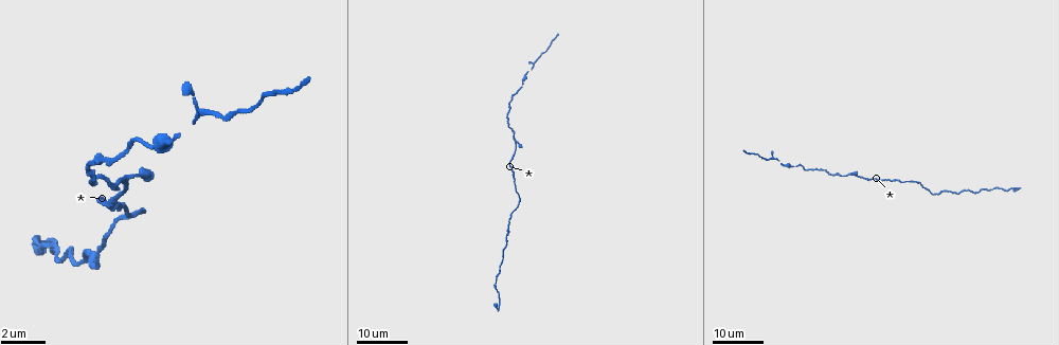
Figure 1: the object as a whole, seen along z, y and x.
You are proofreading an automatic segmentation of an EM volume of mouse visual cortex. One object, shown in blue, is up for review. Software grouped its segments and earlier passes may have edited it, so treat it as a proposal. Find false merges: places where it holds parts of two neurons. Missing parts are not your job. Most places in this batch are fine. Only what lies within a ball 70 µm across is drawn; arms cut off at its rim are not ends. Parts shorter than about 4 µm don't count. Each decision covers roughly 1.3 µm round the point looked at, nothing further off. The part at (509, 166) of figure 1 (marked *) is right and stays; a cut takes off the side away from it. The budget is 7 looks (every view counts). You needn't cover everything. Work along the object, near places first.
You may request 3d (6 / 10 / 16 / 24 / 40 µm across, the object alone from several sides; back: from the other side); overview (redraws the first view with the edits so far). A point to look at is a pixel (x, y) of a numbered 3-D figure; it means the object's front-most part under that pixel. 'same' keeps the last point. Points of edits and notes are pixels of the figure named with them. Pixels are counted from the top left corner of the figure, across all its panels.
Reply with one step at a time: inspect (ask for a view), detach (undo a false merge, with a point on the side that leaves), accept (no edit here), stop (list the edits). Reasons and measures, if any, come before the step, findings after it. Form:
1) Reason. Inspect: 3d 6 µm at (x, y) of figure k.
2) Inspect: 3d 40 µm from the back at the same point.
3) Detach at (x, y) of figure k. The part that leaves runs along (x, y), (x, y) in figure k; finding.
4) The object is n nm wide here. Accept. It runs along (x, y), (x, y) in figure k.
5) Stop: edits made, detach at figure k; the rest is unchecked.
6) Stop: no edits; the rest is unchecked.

Inspect: 3d 24 µm at (525, 73) of figure 1.

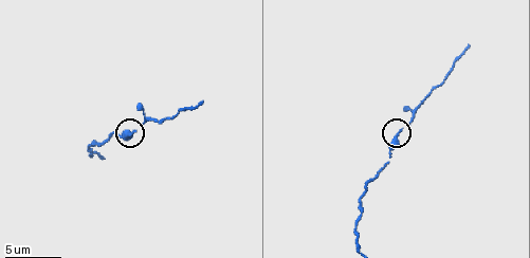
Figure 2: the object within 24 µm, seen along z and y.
Closer look. Inspect: 3d 10 µm at (129, 136) of figure 2.

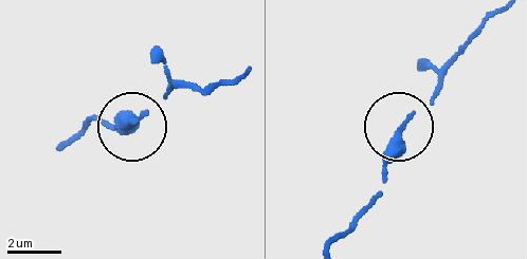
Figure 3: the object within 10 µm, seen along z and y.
Accept. It runs along (59, 143), (91, 123), (119, 129), (171, 84) in figure 3; all the same neuron.

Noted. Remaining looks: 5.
Thin neck. Inspect: 3d 24 µm at (123, 190) of figure 1.

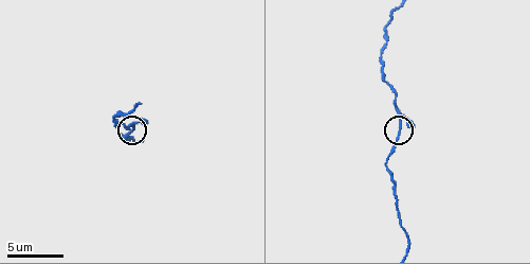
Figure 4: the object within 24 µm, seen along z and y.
Closer look. Inspect: 3d 6 µm at (133, 132) of figure 4.

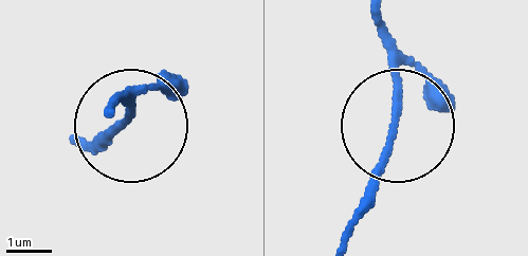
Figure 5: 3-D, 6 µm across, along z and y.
Accept. All the same neuron.

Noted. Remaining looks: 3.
Thick turns thin. Inspect: 3d 6 µm at (395, 189) of figure 4.

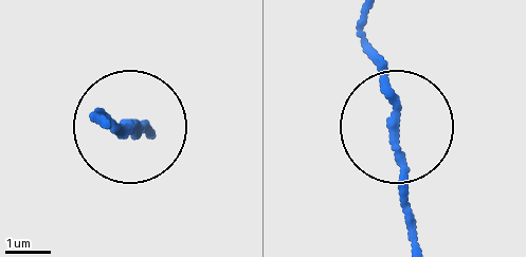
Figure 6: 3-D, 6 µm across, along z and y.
Inspect: 3d 6 µm from the back at (391, 132) of figure 6.

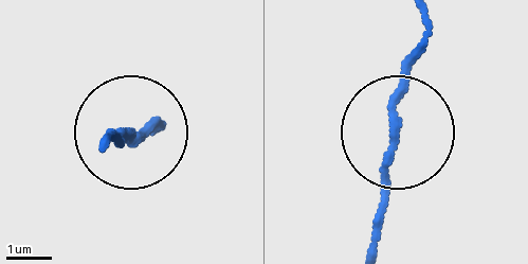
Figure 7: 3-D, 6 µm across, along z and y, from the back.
Accept. It runs along (418, 57), (376, 247) in figure 7; all the same neuron.

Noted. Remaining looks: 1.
Stop: no edits; the rest is unchecked.

